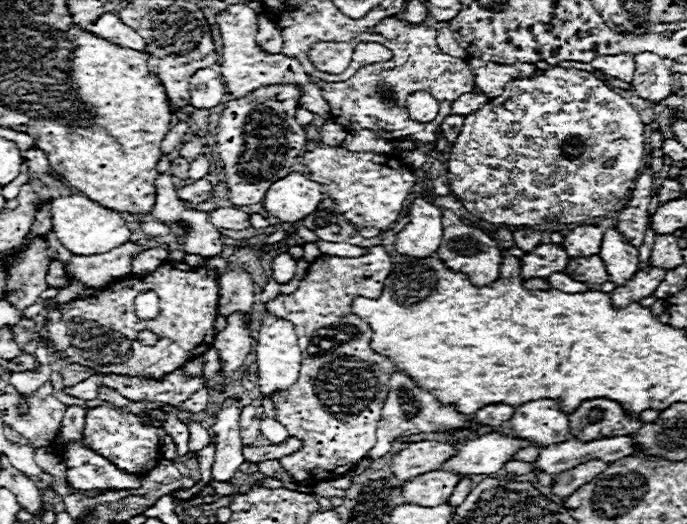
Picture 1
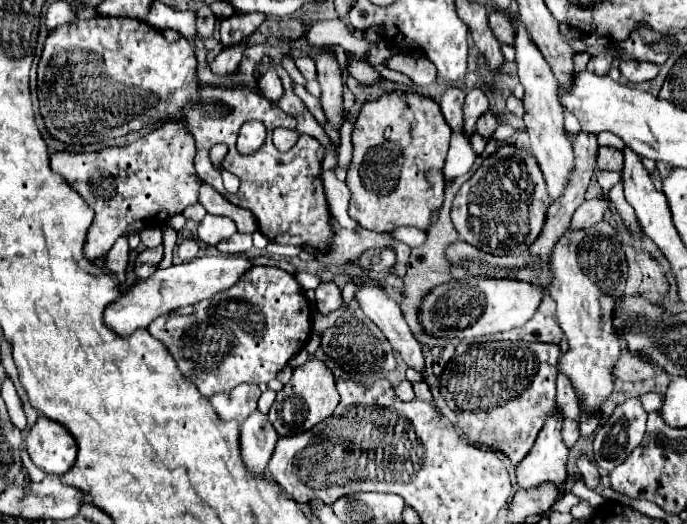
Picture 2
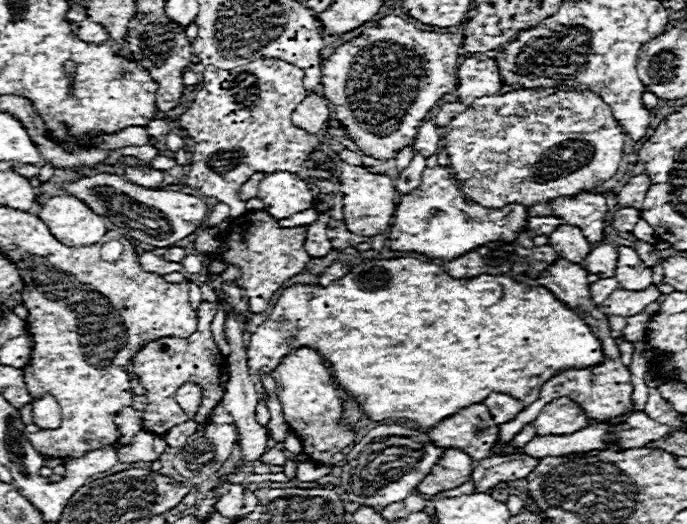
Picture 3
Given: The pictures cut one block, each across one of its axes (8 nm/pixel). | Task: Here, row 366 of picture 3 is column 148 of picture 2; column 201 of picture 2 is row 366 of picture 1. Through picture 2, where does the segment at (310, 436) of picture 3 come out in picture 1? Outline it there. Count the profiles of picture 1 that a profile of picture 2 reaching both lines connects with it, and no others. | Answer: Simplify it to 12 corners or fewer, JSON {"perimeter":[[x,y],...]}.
{"perimeter":[[268,312],[258,330],[258,388],[290,390],[302,364],[298,336]]}

